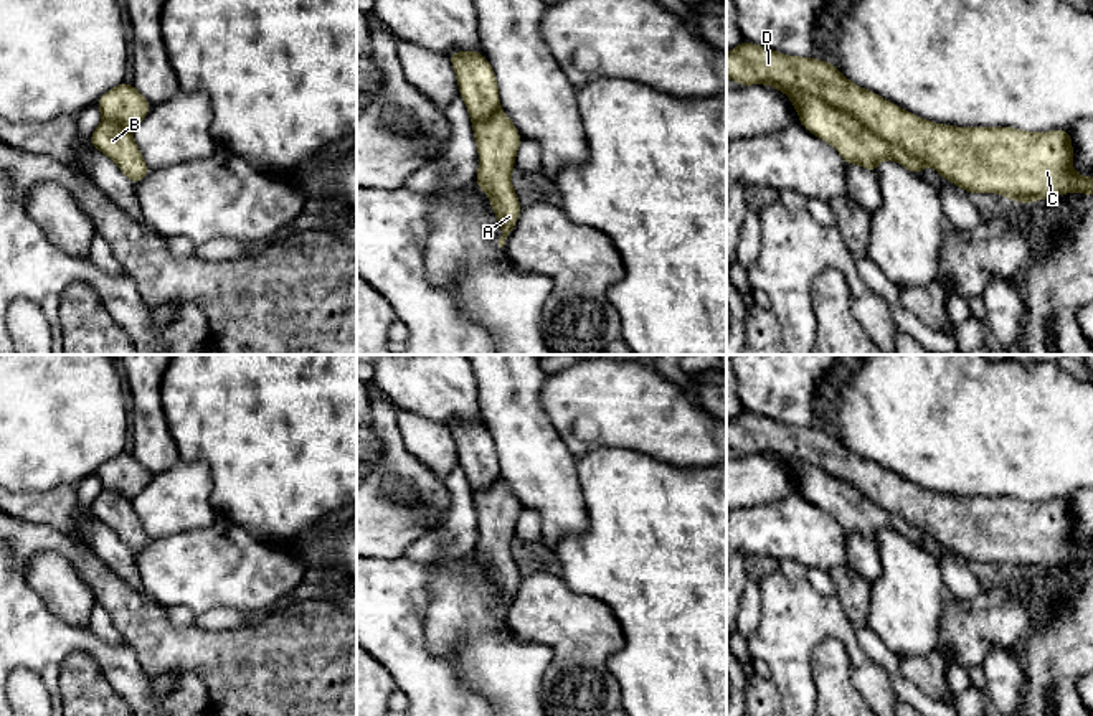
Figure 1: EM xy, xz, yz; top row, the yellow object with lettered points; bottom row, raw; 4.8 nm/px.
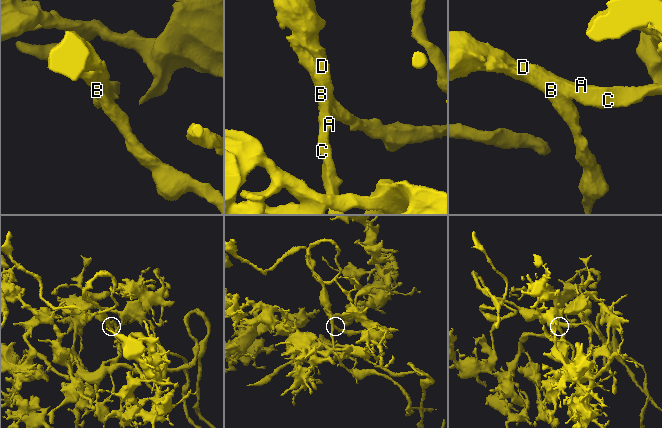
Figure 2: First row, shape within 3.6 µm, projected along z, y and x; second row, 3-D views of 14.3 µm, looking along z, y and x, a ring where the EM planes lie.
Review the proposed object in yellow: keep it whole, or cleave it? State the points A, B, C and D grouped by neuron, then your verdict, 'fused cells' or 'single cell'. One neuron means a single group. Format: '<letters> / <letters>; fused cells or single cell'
A B C D; single cell

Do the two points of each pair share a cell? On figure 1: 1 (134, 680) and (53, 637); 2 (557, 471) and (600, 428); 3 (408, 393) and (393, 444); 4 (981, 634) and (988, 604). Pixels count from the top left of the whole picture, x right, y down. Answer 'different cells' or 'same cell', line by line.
1: same cell
2: different cells
3: different cells
4: same cell

